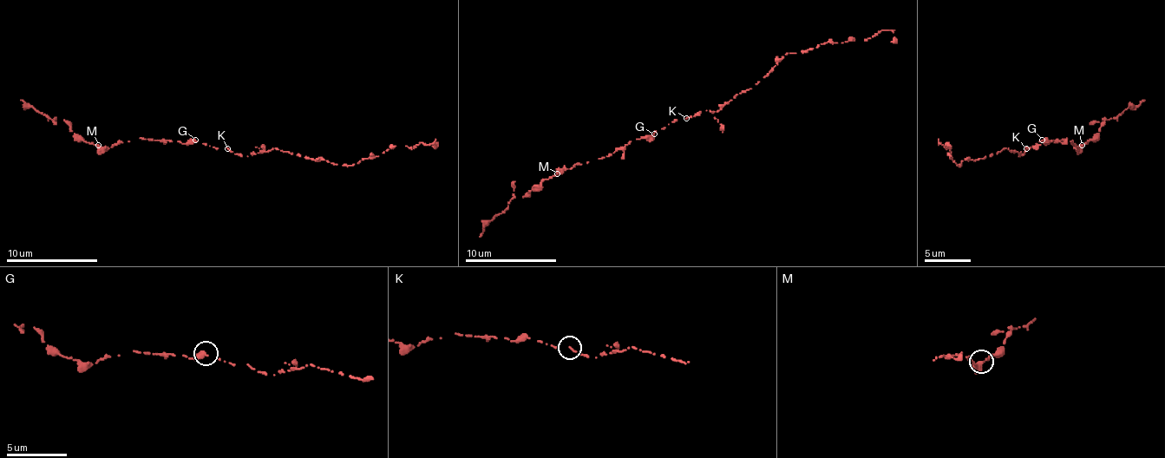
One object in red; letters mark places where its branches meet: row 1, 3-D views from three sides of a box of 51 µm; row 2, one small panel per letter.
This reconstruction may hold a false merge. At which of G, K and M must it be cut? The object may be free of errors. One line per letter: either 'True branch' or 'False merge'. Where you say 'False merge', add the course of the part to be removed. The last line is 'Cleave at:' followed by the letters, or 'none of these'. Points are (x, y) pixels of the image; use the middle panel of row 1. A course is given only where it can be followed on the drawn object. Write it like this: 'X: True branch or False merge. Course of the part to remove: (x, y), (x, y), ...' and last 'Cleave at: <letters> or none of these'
G: True branch
K: True branch
M: False merge. Course of the part to remove: (558, 173), (541, 179), (523, 198), (512, 198), (507, 207), (489, 223), (480, 237)
Cleave at: M

